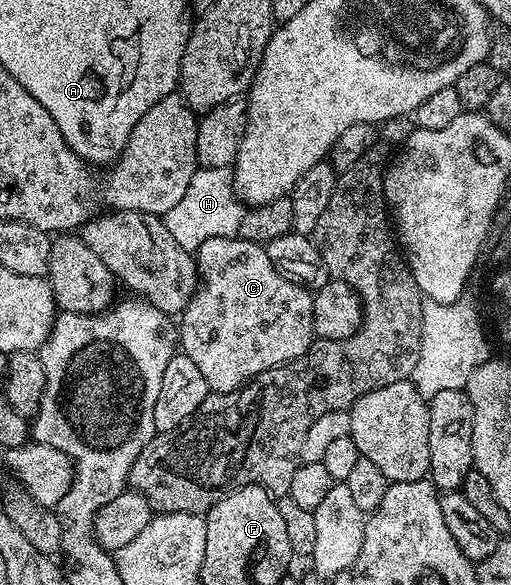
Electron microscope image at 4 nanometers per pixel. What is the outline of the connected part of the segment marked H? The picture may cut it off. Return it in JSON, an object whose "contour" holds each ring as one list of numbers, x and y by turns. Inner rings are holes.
{"contour":[[198,168,192,175,192,183,188,183,188,191,184,191,184,199,172,207,164,215,168,235,184,247,184,251,197,254,200,243,207,239,236,237,240,231,240,219,244,212,244,203,238,198,234,189,234,174,229,168]]}

